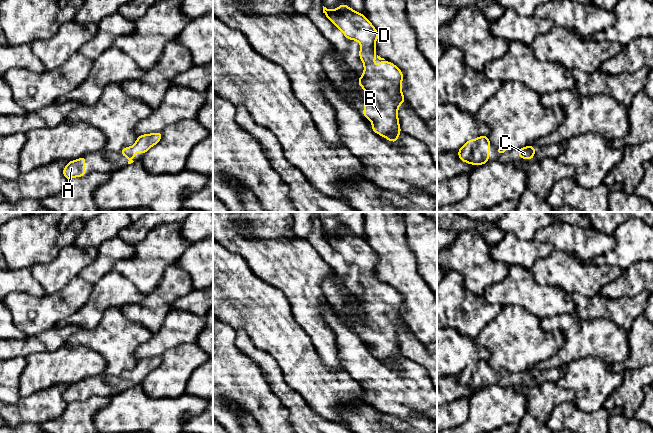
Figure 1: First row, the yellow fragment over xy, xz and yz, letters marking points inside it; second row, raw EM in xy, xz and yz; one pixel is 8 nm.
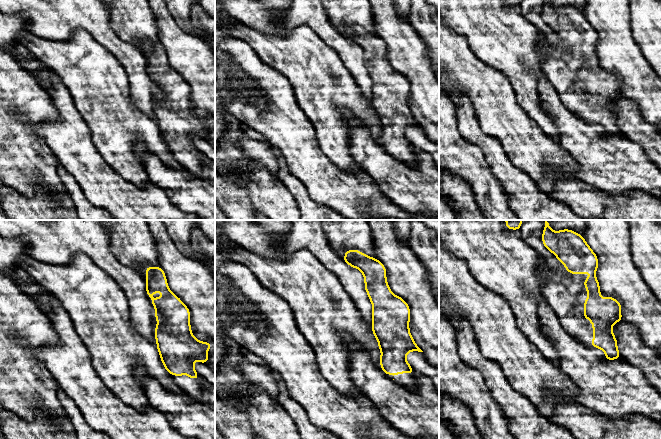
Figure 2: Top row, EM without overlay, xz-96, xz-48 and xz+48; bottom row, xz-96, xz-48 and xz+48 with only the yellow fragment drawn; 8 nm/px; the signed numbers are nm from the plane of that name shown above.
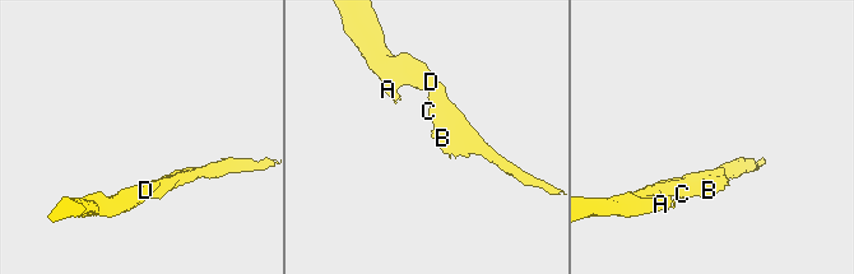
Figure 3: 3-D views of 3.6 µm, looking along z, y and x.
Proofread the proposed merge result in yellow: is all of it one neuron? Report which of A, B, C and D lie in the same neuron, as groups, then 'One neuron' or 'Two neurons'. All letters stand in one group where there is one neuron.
Groups: A B C D. One neuron

